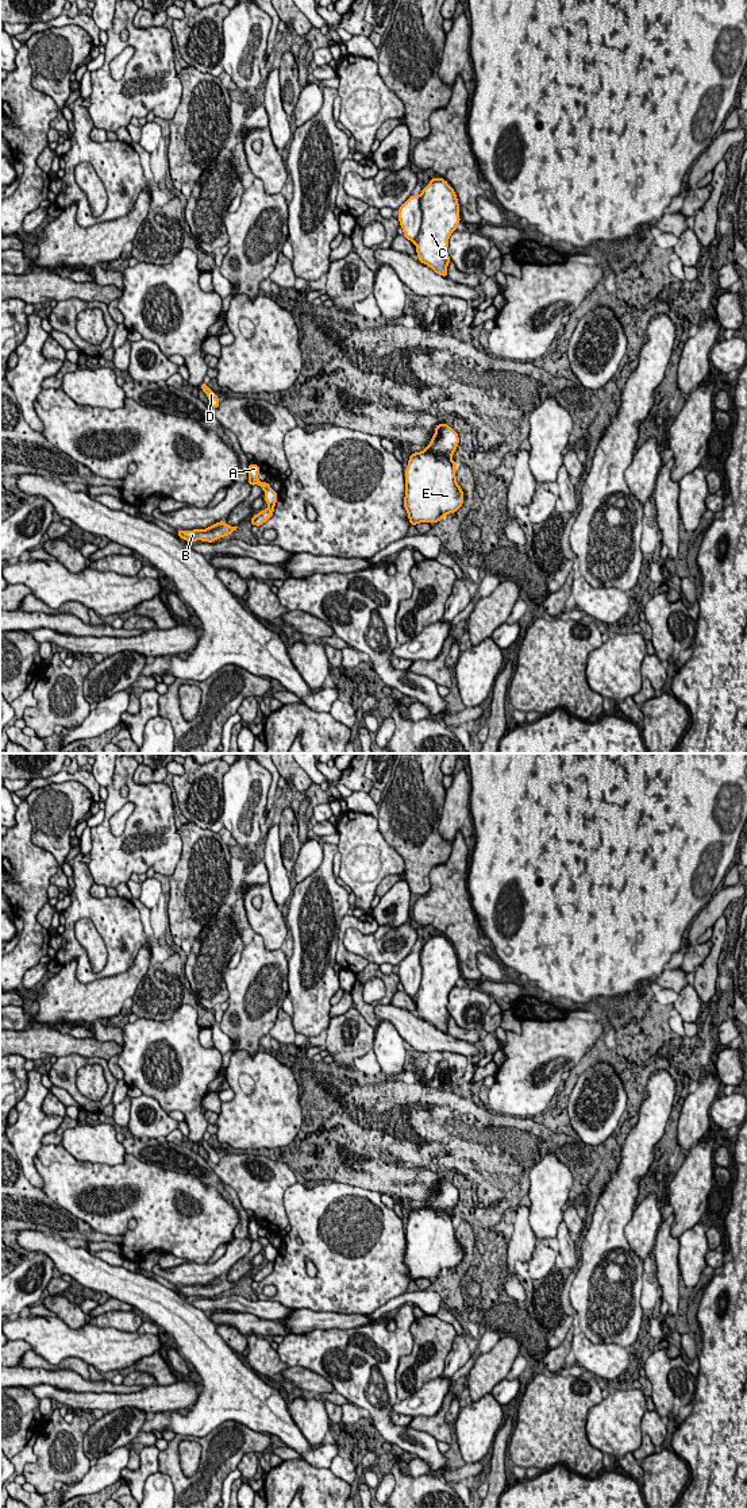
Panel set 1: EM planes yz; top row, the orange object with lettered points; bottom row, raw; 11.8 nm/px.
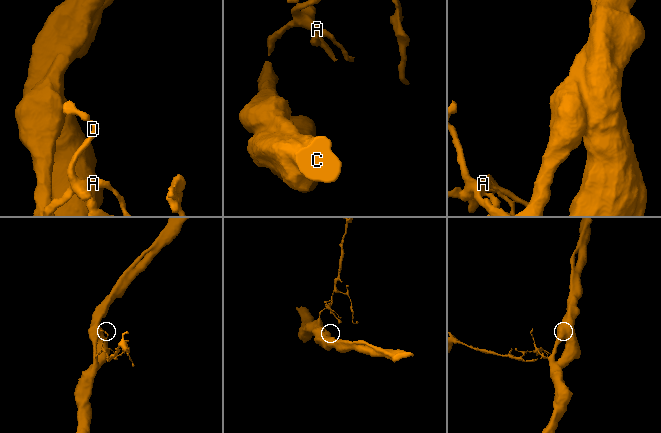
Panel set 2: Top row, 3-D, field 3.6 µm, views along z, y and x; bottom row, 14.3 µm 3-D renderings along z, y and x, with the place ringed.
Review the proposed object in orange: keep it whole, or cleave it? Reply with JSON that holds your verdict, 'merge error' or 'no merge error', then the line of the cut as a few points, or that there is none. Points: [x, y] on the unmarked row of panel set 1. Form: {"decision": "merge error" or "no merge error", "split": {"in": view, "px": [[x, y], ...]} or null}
{"decision": "merge error", "split": {"in": "yz", "px": [[269, 1261], [273, 1262]]}}

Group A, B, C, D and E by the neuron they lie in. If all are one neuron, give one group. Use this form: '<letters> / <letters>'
A C D E / B

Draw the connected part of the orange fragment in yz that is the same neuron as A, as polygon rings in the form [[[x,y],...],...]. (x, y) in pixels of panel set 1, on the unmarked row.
[[[249,1220],[249,1238],[251,1242],[259,1241],[263,1247],[266,1249],[265,1257],[269,1262],[274,1262],[277,1257],[277,1249],[269,1242],[267,1238],[259,1238],[258,1237],[258,1230],[259,1230],[259,1223],[257,1220]]]

